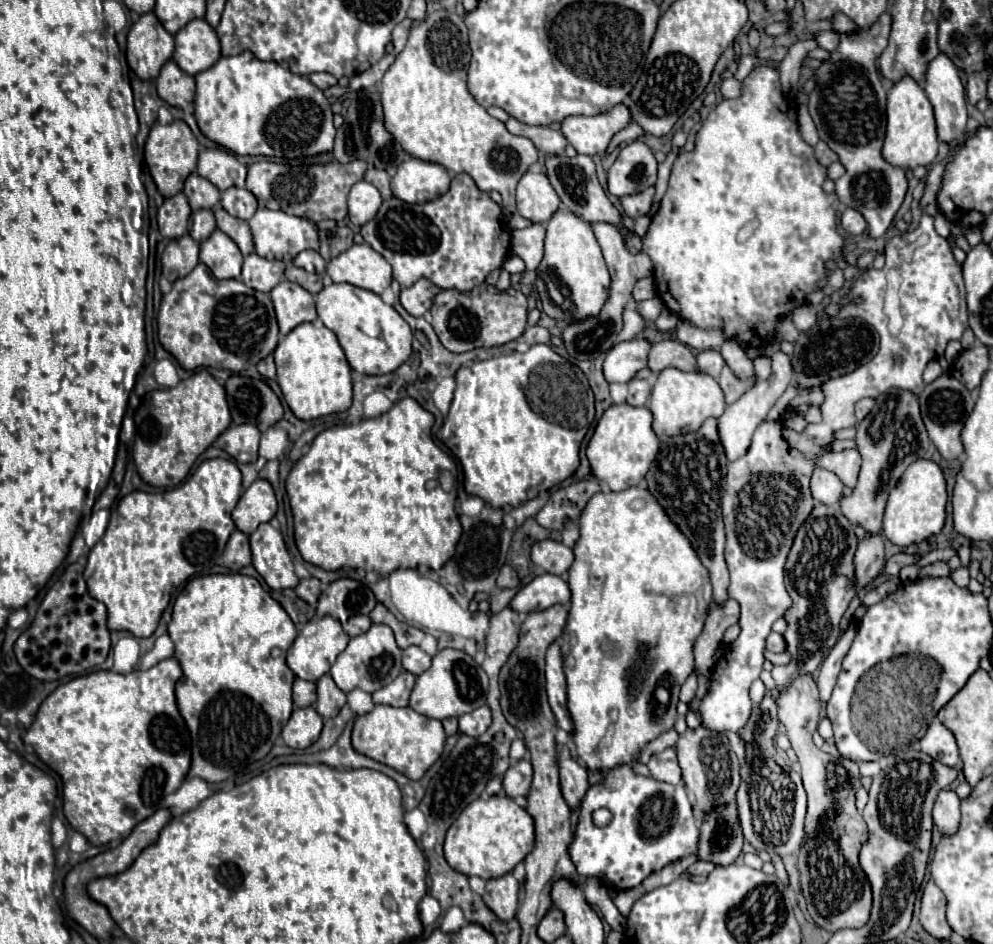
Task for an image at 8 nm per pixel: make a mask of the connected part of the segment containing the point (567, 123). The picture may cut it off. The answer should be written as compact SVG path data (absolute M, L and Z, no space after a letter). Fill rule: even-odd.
M617 104L609 112L597 116L567 116L561 122L561 132L579 154L593 156L603 154L613 134L623 130L629 120L629 110Z

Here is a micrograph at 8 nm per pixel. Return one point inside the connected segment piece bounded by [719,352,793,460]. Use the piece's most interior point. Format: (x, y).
(736, 426)

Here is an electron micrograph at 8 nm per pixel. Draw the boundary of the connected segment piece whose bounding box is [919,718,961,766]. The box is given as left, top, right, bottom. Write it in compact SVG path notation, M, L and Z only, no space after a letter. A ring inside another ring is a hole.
M933 718L925 738L919 744L925 754L943 762L945 766L957 766L961 762L953 732L949 728L945 728L937 718Z

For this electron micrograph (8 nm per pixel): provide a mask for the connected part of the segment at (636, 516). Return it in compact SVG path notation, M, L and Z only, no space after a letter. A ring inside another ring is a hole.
M631 486L623 492L597 492L587 506L583 508L583 514L579 516L579 540L573 548L575 552L575 562L569 568L569 588L573 592L571 596L571 608L567 616L567 626L563 630L563 636L559 640L561 654L563 654L563 670L567 676L567 706L575 724L575 734L571 734L571 740L575 742L577 748L577 760L589 770L609 770L619 764L631 762L653 738L657 738L661 732L671 728L675 724L677 712L675 706L679 702L679 688L687 680L687 676L693 672L693 644L697 636L703 630L703 622L707 618L707 610L713 602L713 590L711 590L711 580L707 574L707 568L703 562L699 562L699 556L695 554L691 542L687 542L687 536L663 514L663 506L655 502L655 496L643 488L643 486ZM657 686L663 686L671 694L671 702L665 710L665 714L655 714L651 706L651 698Z

